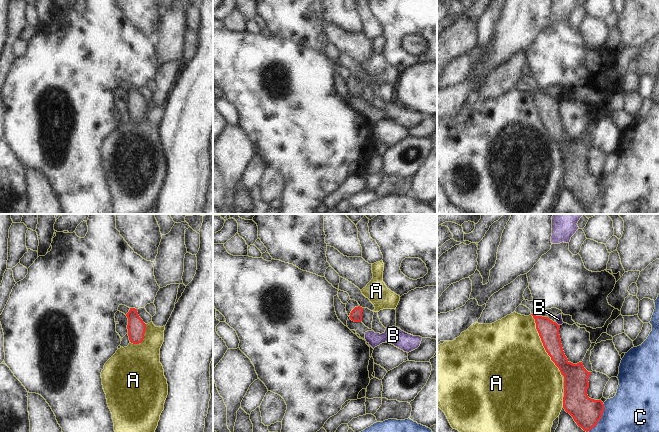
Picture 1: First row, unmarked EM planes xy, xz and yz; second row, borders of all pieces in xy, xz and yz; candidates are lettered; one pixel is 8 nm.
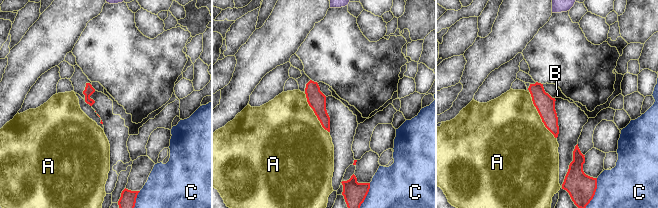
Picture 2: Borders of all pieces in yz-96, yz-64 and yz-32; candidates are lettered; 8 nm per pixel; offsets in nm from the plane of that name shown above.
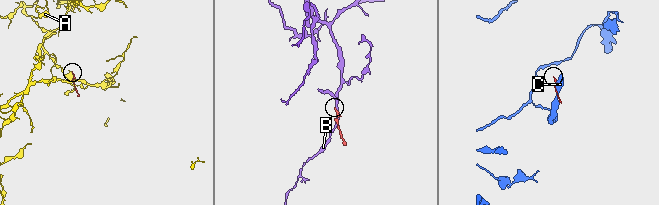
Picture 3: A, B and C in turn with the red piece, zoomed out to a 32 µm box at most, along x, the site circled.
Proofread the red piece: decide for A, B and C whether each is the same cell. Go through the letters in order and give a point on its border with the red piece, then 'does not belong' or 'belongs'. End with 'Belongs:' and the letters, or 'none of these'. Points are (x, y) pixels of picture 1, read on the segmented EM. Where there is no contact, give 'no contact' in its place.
A: contact yz (543, 344); does not belong
B: contact yz (556, 323); does not belong
C: contact yz (601, 416); does not belong
Belongs: none of these

